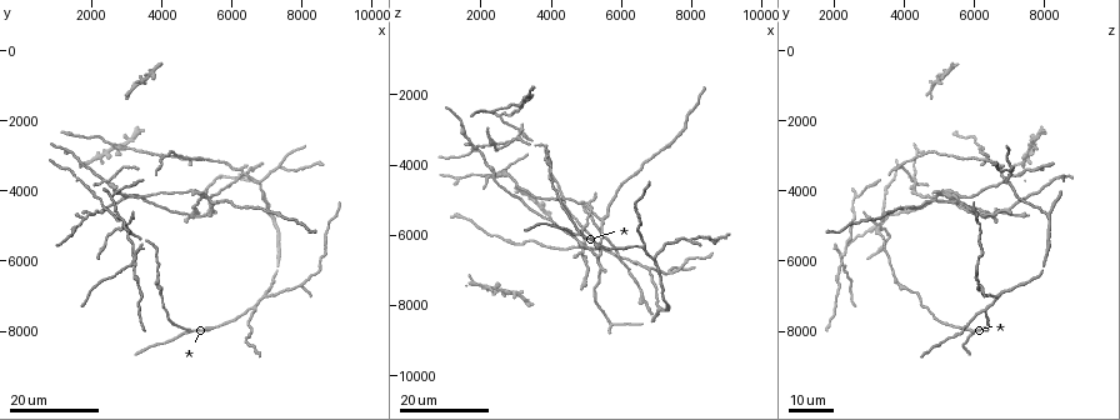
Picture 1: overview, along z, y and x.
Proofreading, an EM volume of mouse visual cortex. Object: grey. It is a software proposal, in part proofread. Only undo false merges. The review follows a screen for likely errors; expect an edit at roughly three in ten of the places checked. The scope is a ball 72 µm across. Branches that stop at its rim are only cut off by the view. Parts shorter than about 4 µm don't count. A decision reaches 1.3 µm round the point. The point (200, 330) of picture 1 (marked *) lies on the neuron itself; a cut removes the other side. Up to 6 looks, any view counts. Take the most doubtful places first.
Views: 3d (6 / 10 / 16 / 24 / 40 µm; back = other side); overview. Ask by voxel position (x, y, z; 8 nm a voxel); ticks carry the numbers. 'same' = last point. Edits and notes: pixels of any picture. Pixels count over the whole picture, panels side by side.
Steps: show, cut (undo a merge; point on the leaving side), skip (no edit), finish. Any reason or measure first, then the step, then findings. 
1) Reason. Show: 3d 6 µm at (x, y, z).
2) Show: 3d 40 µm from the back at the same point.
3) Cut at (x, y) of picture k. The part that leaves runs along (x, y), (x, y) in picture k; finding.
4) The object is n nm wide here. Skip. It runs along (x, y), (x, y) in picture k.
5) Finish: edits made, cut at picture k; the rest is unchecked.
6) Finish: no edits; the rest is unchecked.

Four-way junction. Show: 3d 16 µm at (2400, 3700, 4300).

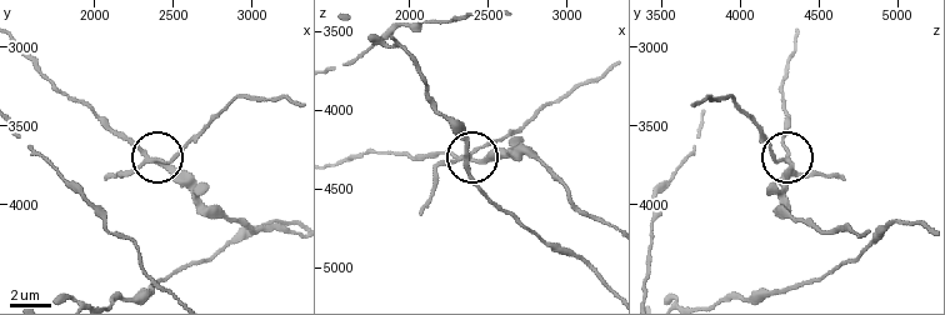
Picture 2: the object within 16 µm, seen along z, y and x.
Show: 3d 6 µm at (2360, 3720, 4300).

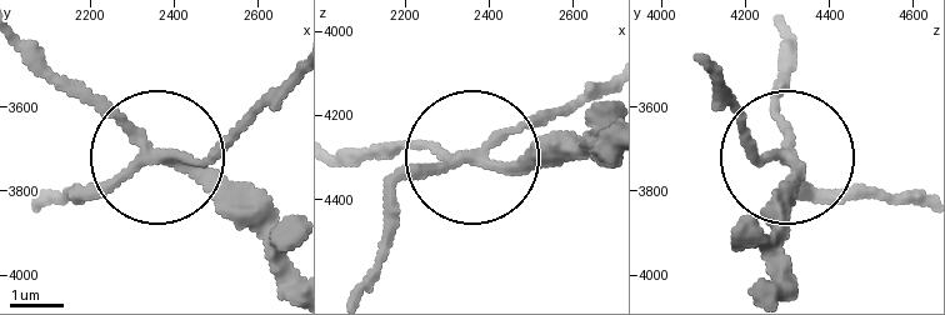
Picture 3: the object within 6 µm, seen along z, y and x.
The side arm is 11 µm long. Cut at (83, 196) of picture 3. The part that leaves runs along (151, 160), (214, 155), (281, 93) in picture 3; two neurons meet here.

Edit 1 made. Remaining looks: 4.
Show: overview.

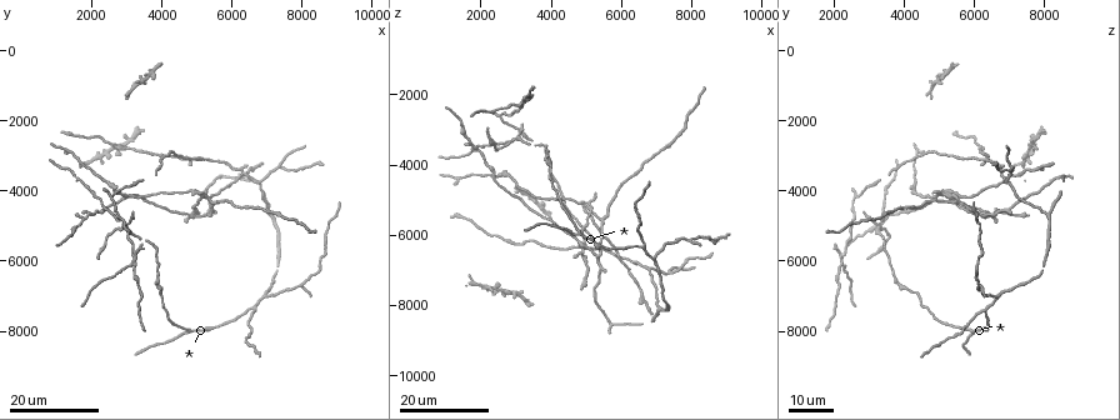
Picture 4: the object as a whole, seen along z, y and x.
Small branch off a trunk. Show: 3d 16 µm at (3000, 5000, 3200).

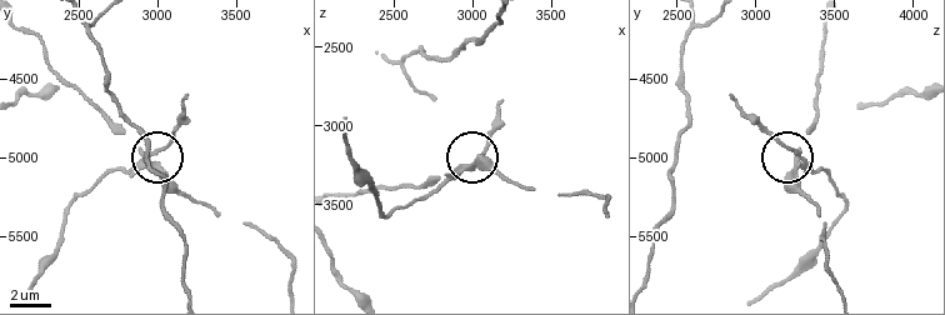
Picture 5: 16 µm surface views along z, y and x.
Show: 3d 6 µm at (2940, 5000, 3260).

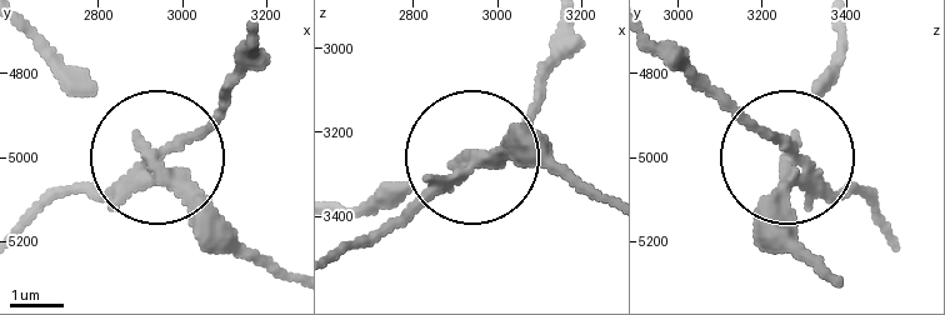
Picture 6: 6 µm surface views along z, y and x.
The side arm is 26 µm long. Cut at (88, 183) of picture 6. The part that leaves runs along (141, 173), (51, 191), (24, 214) in picture 6; a second neuron is stuck on.

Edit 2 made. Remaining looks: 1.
Finish: edits made, cut at picture 3, cut at picture 6; the rest is unchecked.

